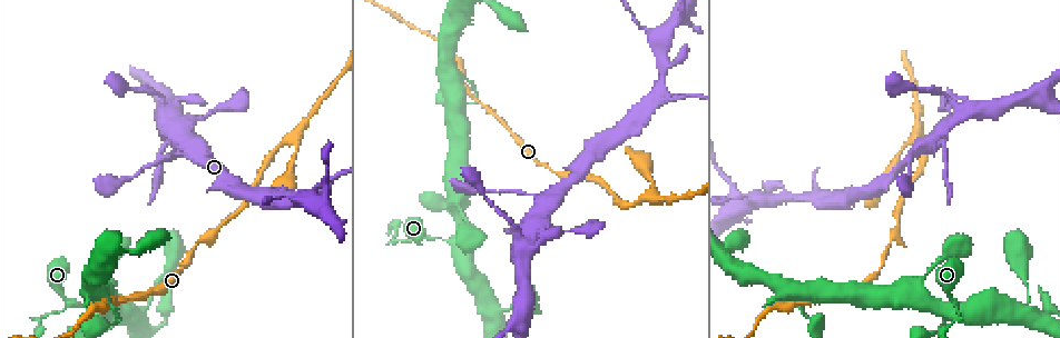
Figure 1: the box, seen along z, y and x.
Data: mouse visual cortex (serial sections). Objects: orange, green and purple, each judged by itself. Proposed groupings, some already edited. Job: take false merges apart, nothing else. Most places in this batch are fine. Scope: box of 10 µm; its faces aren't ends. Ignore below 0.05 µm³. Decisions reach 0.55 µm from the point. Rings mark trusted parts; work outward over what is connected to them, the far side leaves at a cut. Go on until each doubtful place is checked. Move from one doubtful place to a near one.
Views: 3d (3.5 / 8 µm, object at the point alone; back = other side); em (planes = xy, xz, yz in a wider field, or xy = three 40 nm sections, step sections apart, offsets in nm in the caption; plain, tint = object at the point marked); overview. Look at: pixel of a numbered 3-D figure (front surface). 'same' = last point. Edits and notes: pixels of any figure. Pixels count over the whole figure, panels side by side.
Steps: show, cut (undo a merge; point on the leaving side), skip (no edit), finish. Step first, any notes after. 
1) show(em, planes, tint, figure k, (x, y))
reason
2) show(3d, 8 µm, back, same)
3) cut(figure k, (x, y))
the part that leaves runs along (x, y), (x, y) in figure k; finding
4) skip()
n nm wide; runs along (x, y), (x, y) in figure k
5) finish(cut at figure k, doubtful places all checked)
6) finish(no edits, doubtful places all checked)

show(3d, 3.5 µm, figure 1, (176, 156))
thick turns thin

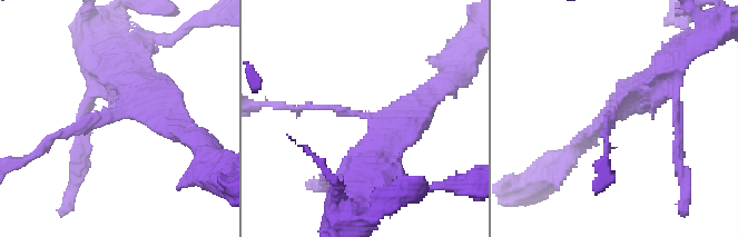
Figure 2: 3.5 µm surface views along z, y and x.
show(em, planes, tint, figure 2, (615, 113))

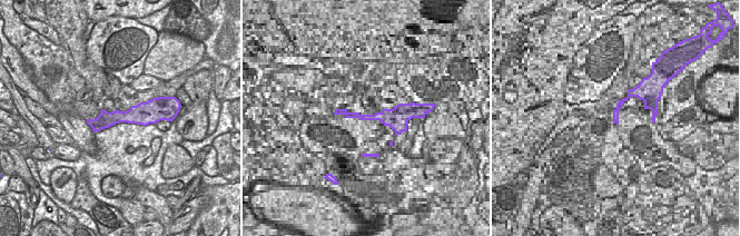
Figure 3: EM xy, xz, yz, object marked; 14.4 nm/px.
show(em, xy, step 3, tint, same)
cut it another way

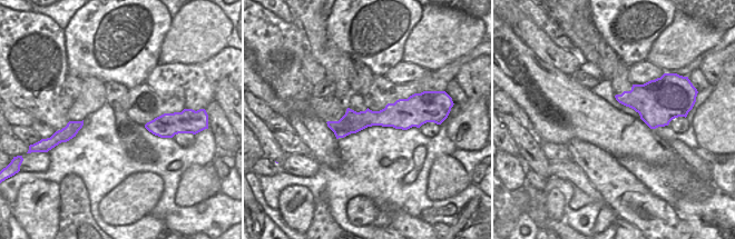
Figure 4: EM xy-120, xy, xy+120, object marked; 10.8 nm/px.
skip()
runs along (415, 112), (348, 125), (330, 123) in figure 4; all the same cell

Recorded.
show(3d, 8 µm, figure 1, (645, 199))
three-way junction

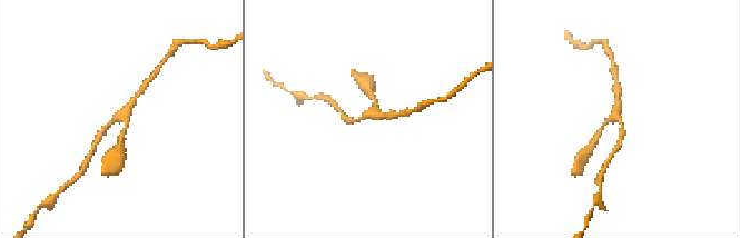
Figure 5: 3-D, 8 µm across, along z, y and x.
show(em, xy, step 3, tint, same)
3 arms; arms of 150, 200, 200 nm

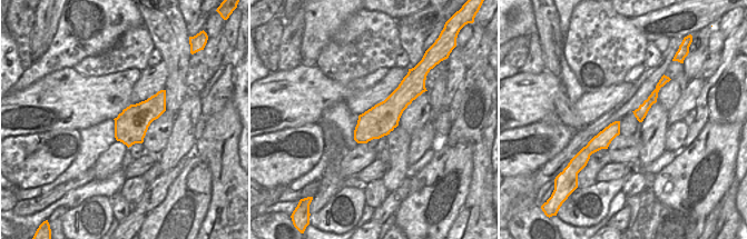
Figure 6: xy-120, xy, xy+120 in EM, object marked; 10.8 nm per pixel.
skip()
runs along (617, 123), (588, 152) in figure 6; continuous, no second cell

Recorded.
show(3d, 3.5 µm, figure 1, (774, 201))
three-way junction

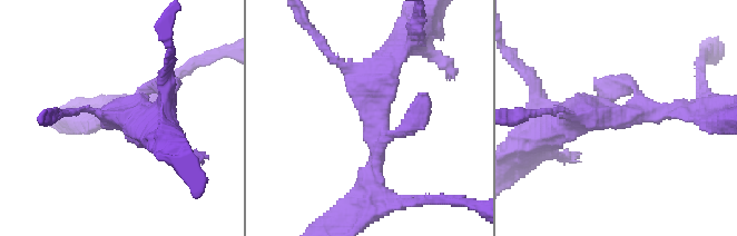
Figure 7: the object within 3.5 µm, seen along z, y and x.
show(em, xy, step 5, plain, figure 7, (370, 114))
now the EM

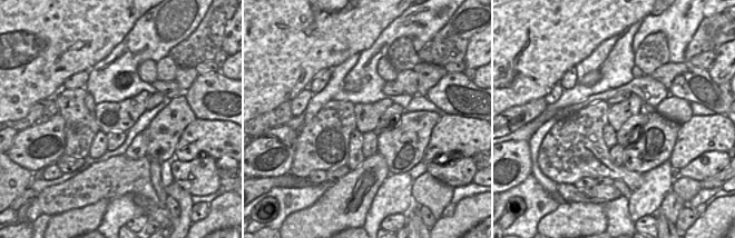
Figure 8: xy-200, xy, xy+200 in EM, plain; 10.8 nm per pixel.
show(em, xy, step 5, tint, same)

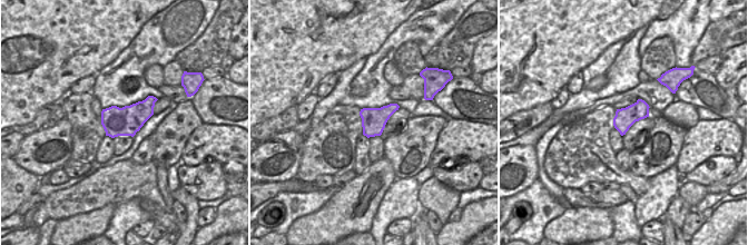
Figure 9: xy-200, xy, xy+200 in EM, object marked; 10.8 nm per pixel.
skip()
runs along (374, 188), (371, 86), (394, 51) in figure 7; all the same cell

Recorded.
finish(no edits, doubtful places all checked)

